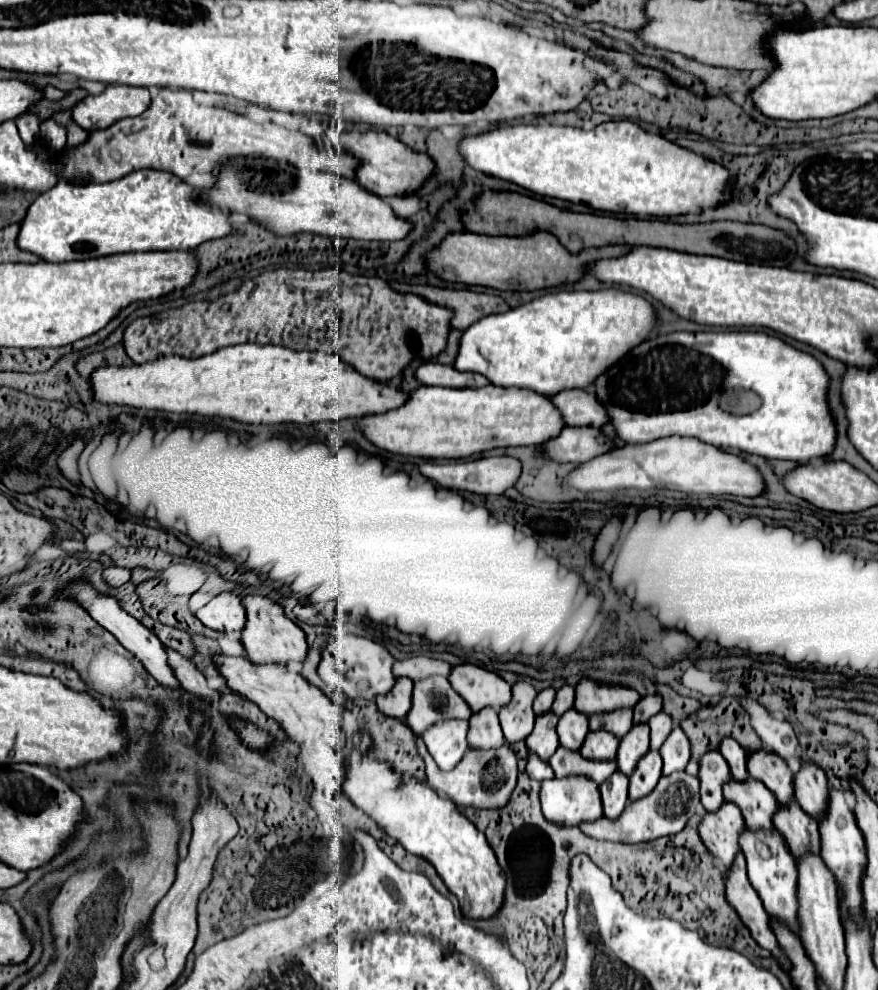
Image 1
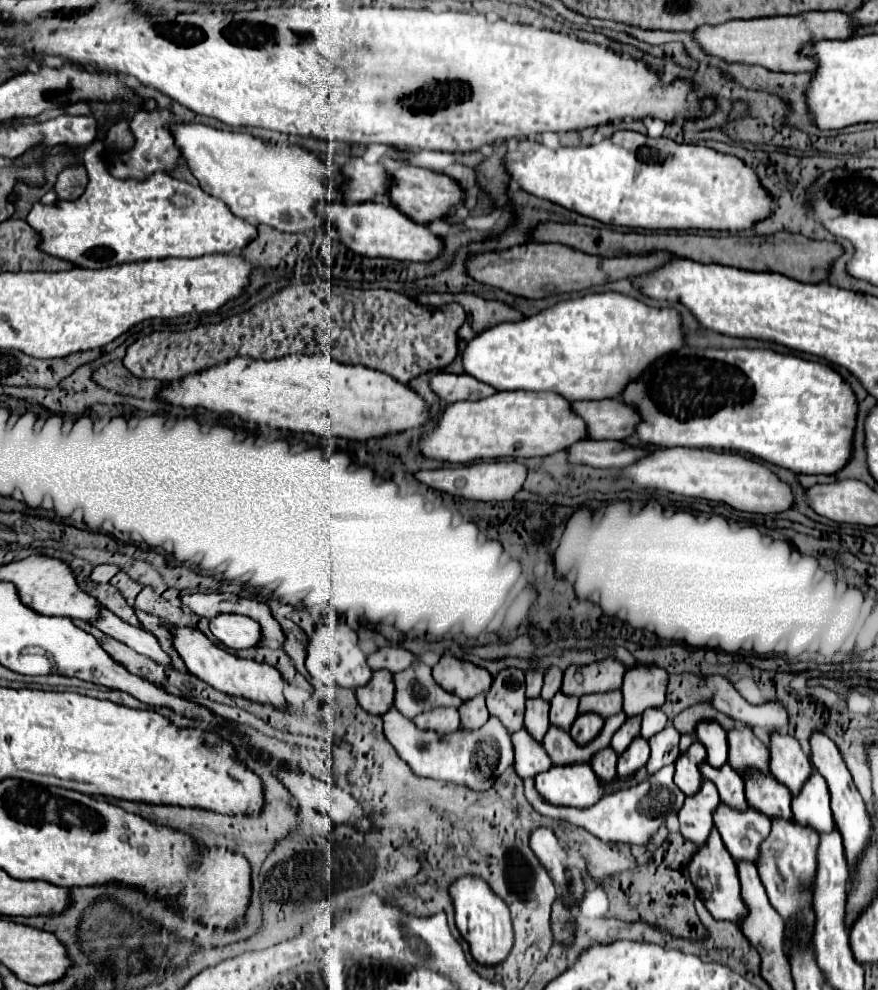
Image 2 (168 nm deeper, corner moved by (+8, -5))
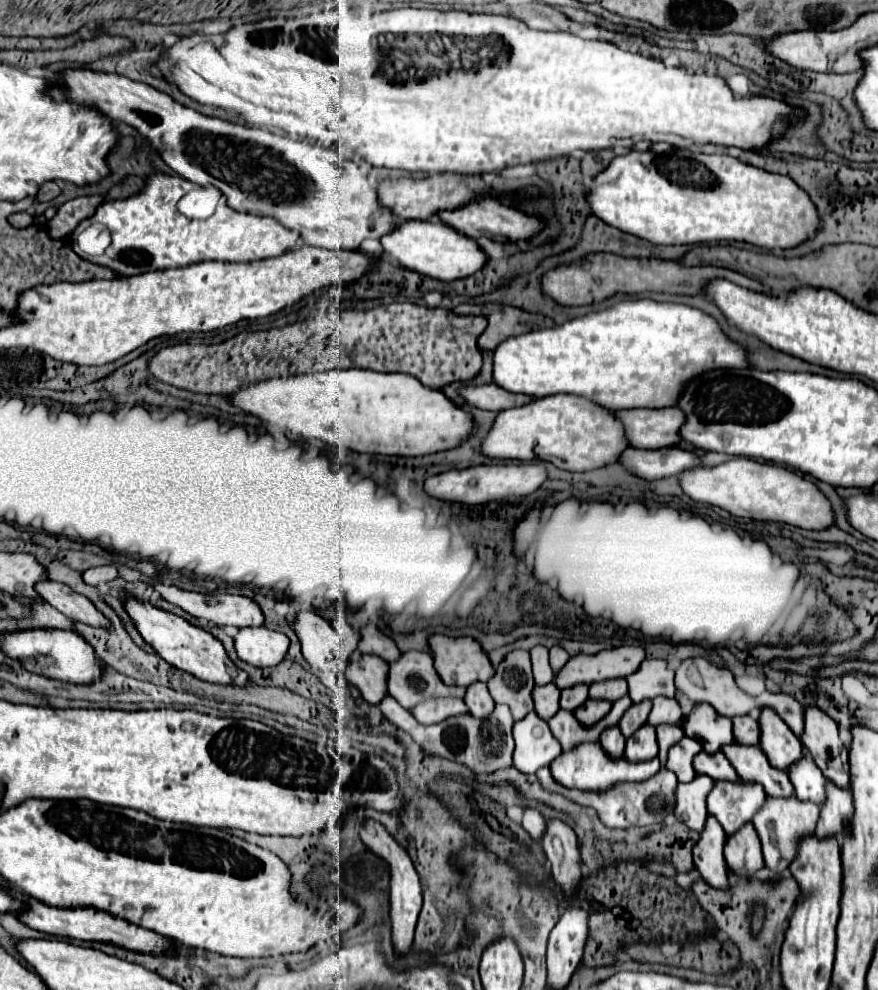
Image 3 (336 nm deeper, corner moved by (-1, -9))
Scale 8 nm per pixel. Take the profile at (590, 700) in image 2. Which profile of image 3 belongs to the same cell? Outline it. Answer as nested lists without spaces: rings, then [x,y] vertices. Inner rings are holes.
[[[610,679],[590,685],[590,699],[606,699],[614,703],[614,699],[620,699],[626,693],[628,693],[626,679]]]

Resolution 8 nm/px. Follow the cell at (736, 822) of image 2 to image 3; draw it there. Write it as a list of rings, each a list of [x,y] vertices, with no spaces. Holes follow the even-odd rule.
[[[716,781],[708,795],[708,813],[724,827],[726,835],[738,833],[766,803],[766,793],[758,783],[728,783]]]

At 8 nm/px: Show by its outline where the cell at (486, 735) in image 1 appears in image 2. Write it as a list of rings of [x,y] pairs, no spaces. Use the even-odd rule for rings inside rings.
[[[477,695],[477,697],[469,699],[469,701],[463,701],[463,705],[459,707],[459,715],[461,715],[461,727],[463,729],[481,727],[489,717],[487,707],[485,707],[485,697]]]

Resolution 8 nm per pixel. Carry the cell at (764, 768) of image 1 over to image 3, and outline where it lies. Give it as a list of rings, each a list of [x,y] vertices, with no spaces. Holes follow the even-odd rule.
[[[744,715],[744,717],[734,717],[732,719],[734,723],[734,741],[740,743],[740,745],[758,745],[760,743],[760,725],[750,717],[750,715]]]

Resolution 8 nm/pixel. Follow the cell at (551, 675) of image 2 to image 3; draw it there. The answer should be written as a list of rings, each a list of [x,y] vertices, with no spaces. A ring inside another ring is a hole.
[[[552,647],[550,649],[550,665],[552,665],[552,671],[554,675],[558,675],[558,669],[564,667],[564,663],[568,663],[568,653],[562,649],[562,647]]]

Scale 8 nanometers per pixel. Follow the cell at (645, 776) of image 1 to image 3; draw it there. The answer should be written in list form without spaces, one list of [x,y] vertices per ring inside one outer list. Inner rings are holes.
[[[648,723],[640,727],[628,741],[626,741],[626,751],[624,757],[630,763],[642,763],[650,761],[658,755],[658,743],[656,743],[656,729],[650,727]]]

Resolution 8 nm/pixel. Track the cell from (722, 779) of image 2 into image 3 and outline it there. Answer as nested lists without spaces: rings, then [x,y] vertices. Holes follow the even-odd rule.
[[[704,751],[698,753],[694,757],[694,769],[698,773],[712,777],[712,779],[726,779],[726,781],[732,781],[732,783],[740,783],[738,773],[730,765],[730,761],[724,757],[724,753],[716,753],[716,755],[708,755]]]

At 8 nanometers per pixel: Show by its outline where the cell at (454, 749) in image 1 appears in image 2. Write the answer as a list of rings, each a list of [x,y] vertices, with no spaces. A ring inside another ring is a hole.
[[[435,707],[431,711],[423,711],[413,717],[413,723],[421,729],[433,729],[437,733],[449,733],[461,727],[459,711],[455,707]]]

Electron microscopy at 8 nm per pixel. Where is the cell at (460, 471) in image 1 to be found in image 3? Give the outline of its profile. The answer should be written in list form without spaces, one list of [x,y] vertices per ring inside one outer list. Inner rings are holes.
[[[520,463],[520,465],[476,465],[462,471],[446,471],[428,477],[424,489],[428,495],[442,501],[458,501],[466,505],[480,505],[490,501],[502,501],[506,497],[524,497],[534,493],[546,481],[546,469],[540,463]]]

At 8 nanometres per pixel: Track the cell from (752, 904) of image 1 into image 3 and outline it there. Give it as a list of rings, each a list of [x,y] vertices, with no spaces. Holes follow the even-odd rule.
[[[708,815],[706,827],[700,835],[700,841],[694,847],[694,865],[700,873],[700,877],[714,889],[728,891],[730,885],[730,875],[724,859],[724,843],[728,835],[722,831],[722,825]]]

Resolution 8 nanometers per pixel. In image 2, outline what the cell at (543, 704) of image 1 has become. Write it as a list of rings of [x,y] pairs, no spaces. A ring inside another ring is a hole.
[[[529,669],[525,673],[527,679],[527,697],[539,697],[541,685],[543,685],[543,671],[541,669]]]

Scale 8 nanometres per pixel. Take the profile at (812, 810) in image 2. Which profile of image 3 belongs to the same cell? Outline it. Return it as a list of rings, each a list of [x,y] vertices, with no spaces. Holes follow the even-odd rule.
[[[804,753],[806,759],[800,759],[794,767],[790,767],[790,781],[794,785],[794,795],[802,801],[818,803],[818,807],[826,801],[826,783],[828,779],[818,771],[814,759],[810,759],[810,753]]]

